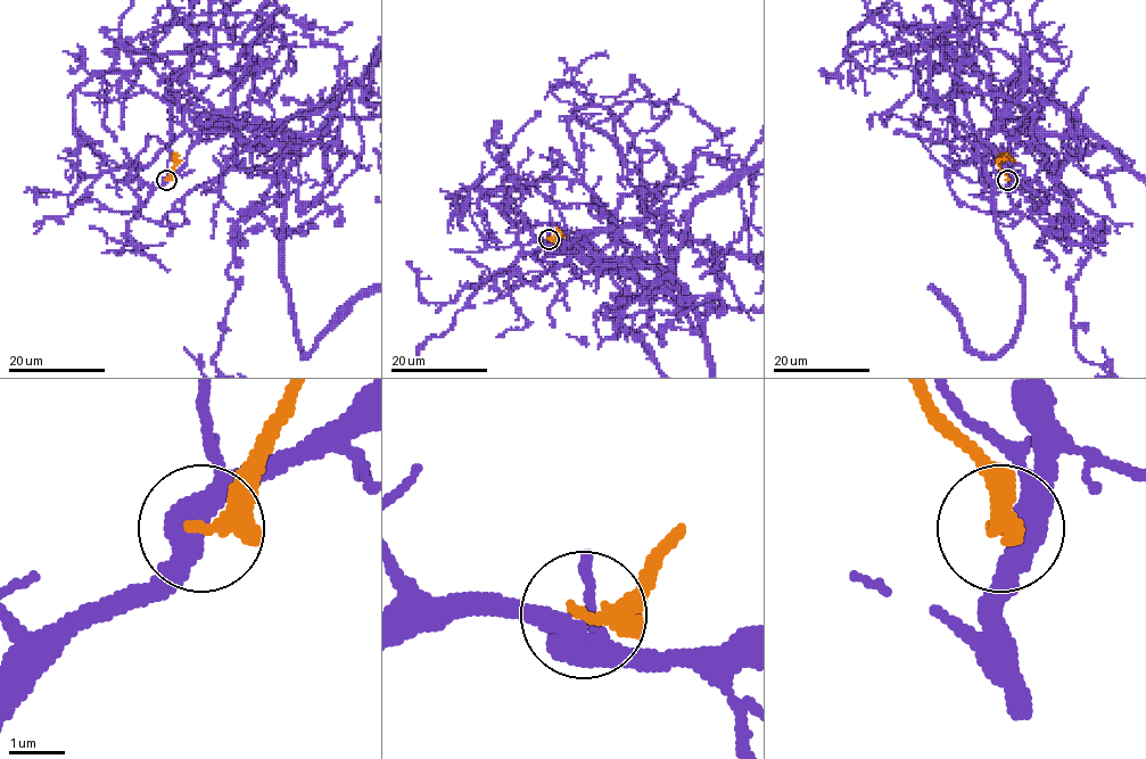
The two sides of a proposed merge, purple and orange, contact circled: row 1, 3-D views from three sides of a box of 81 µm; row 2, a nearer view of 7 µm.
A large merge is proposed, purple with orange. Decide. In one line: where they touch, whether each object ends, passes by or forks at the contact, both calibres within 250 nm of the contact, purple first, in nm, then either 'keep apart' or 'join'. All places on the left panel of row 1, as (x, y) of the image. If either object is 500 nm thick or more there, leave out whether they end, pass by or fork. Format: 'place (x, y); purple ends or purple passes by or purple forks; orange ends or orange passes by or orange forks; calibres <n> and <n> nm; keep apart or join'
place (166, 180); purple forks; orange ends; calibres 400 and 400 nm; keep apart

